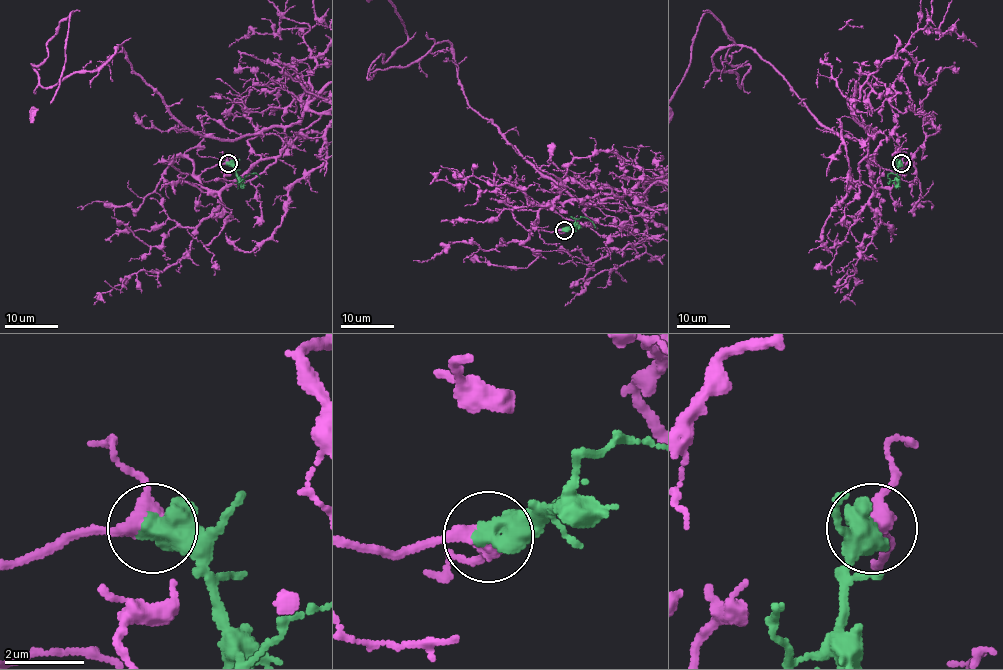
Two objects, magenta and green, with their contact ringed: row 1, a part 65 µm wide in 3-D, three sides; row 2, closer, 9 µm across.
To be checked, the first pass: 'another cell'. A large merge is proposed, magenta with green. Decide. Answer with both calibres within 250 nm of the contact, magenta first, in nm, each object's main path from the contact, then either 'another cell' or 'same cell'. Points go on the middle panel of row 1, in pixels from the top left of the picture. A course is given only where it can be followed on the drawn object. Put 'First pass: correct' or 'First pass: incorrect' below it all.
360 nm thick on the magenta side, 700 nm on the other; magenta runs (563, 229), (538, 212), (621, 196), (536, 169), (446, 41), (369, 79), (407, 38); green runs (563, 229), (571, 227), (576, 219), (588, 219), (595, 228); same cell
First pass: incorrect

